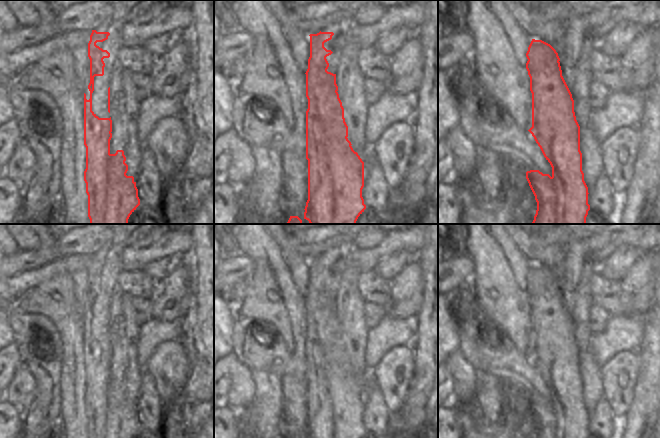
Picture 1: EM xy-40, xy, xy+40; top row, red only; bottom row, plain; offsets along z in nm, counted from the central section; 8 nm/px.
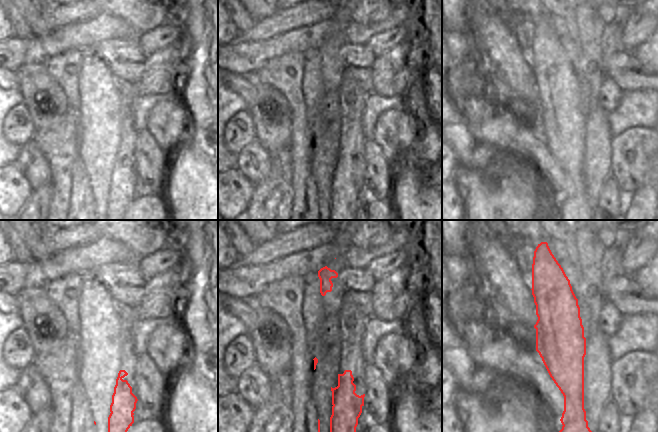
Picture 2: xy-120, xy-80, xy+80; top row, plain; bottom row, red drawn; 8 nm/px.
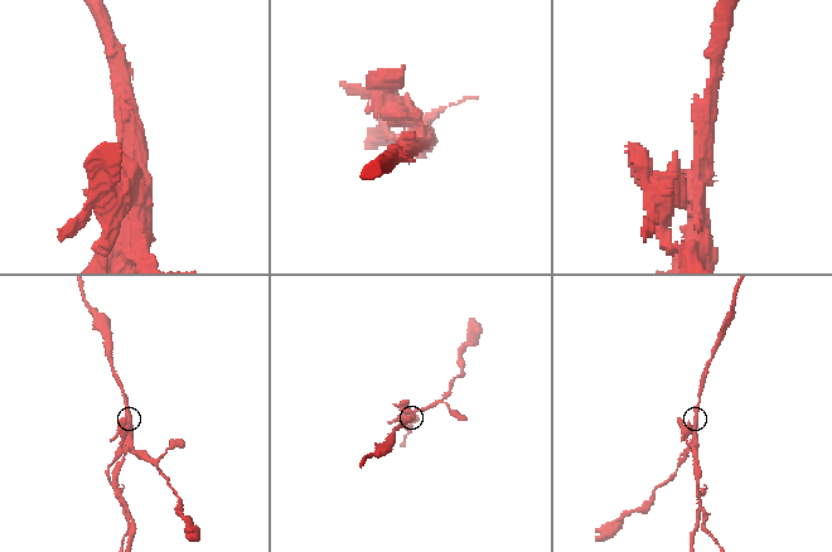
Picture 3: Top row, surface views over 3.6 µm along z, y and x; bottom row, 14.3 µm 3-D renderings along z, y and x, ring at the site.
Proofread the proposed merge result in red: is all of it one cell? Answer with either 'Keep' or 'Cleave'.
Cleave

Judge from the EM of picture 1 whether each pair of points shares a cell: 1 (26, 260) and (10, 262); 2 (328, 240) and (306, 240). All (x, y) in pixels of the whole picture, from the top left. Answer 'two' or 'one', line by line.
1: one
2: one

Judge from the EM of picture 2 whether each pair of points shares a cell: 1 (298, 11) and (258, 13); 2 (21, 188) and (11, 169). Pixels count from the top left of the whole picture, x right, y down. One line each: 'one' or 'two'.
1: two
2: one

